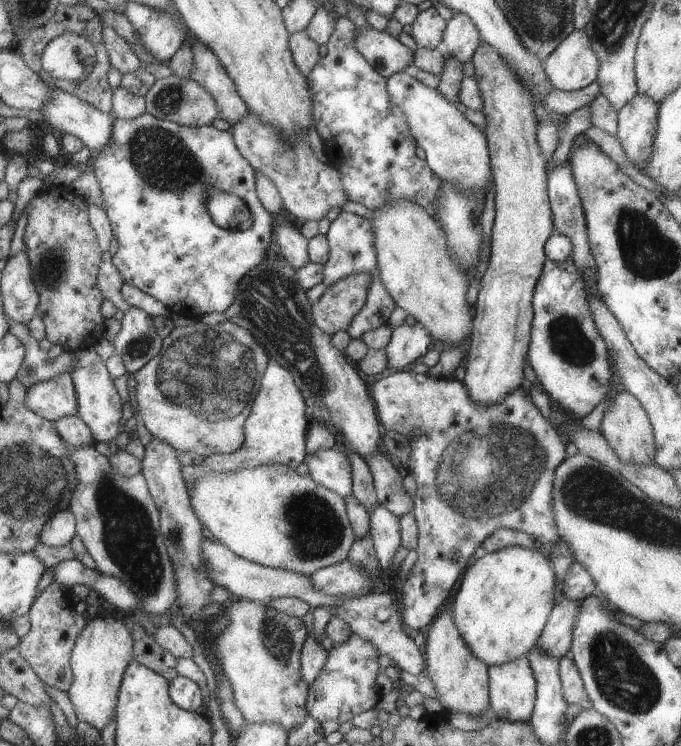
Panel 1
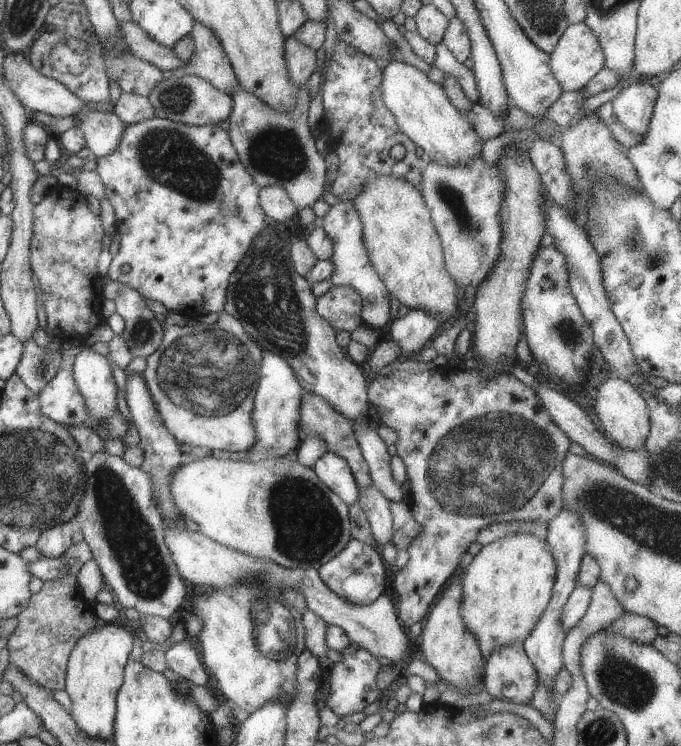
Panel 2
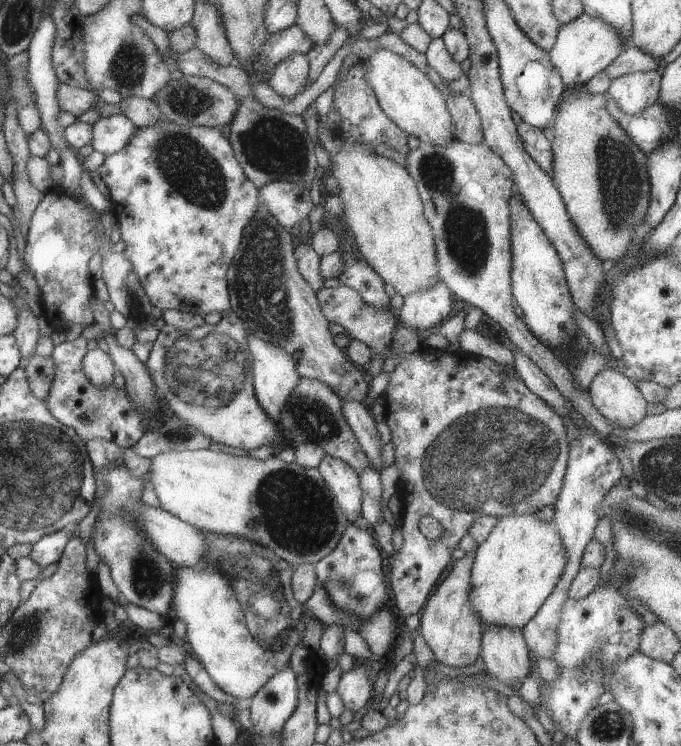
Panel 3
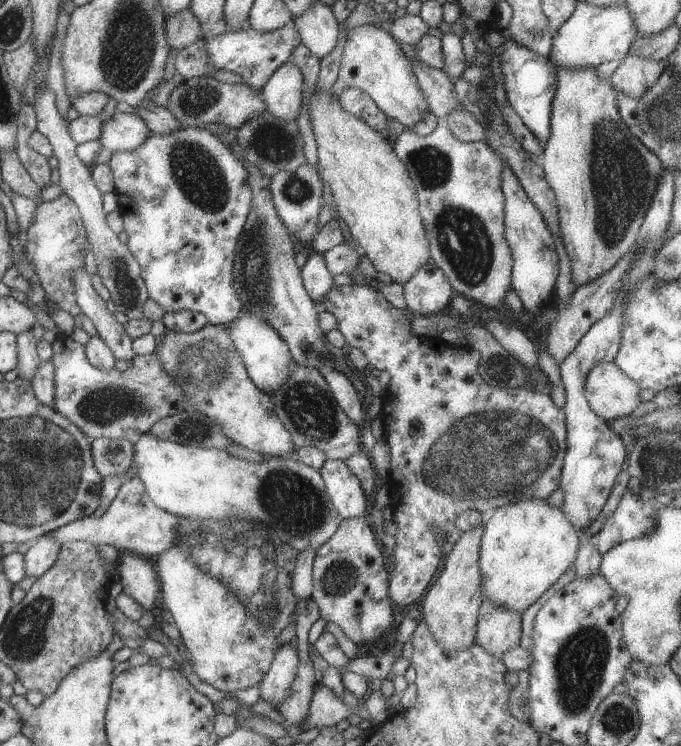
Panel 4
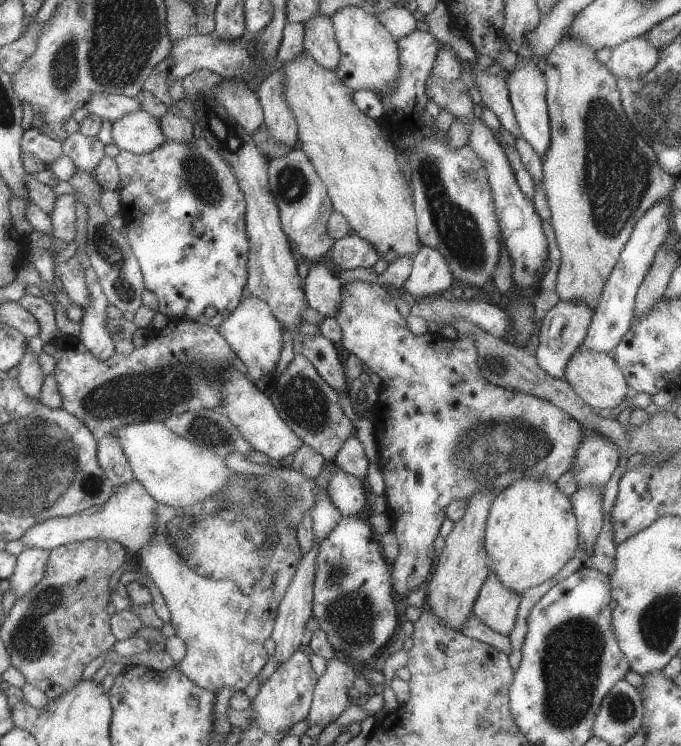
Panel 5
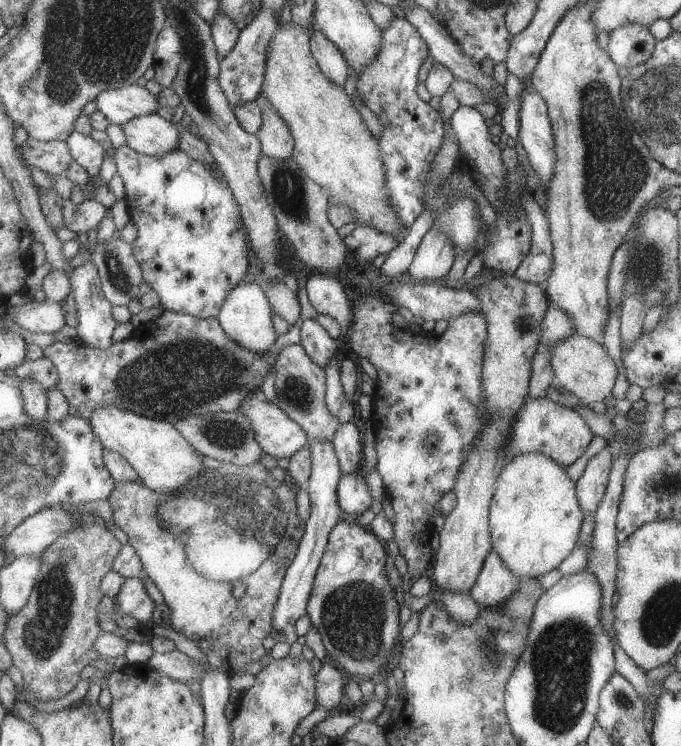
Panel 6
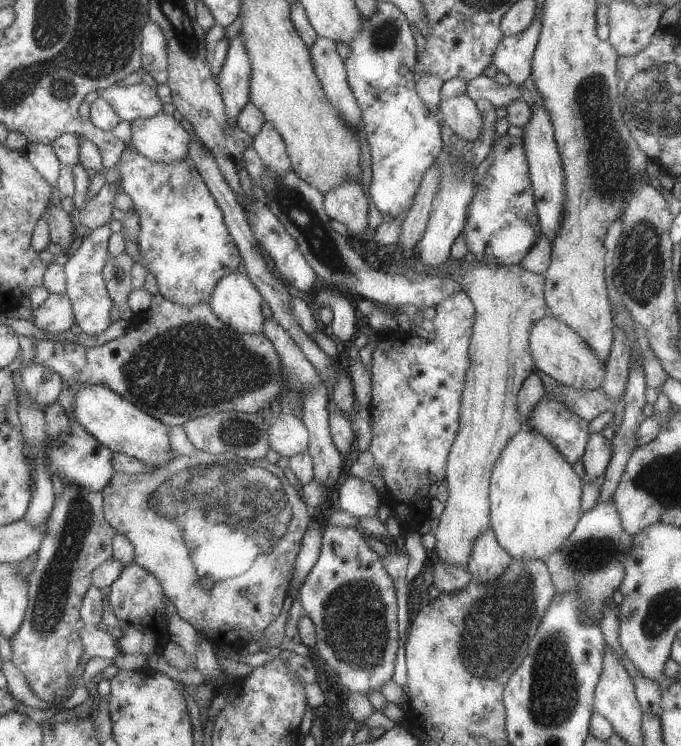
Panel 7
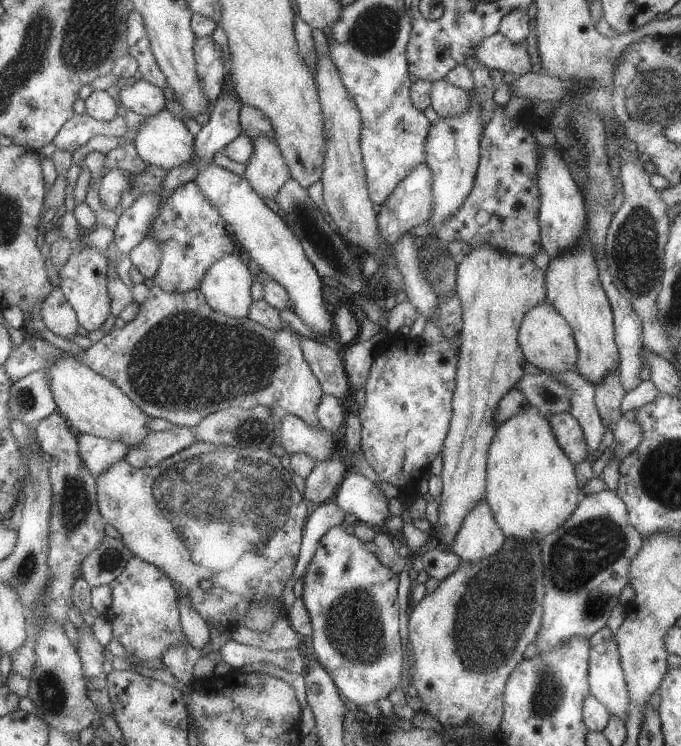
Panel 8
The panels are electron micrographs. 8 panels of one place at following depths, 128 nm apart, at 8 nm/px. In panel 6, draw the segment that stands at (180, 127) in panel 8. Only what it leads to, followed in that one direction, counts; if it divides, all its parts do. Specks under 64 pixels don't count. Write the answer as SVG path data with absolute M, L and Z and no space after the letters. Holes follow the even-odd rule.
M151 112L128 120L121 125L126 145L141 155L162 156L179 146L179 128Z

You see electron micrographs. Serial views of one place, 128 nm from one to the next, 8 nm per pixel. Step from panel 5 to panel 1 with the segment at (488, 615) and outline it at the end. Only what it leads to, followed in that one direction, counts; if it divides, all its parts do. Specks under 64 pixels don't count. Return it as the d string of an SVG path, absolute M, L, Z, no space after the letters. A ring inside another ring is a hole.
M526 656L489 668L490 706L498 719L528 723L535 709L537 680Z

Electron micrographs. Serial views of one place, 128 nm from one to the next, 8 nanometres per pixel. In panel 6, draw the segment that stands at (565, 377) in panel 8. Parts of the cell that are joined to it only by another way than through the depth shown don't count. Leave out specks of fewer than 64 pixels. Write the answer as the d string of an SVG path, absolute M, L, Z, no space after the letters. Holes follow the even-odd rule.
M608 444L599 454L593 452L593 455L584 474L576 482L578 502L583 514L591 516L595 516L599 502L605 495L613 461Z

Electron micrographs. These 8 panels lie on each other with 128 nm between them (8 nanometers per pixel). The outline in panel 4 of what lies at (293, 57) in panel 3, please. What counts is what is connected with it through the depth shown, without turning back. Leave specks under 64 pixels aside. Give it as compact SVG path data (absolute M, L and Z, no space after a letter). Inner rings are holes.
M292 60L282 64L259 91L268 114L284 122L296 120L301 112L304 82L302 72Z

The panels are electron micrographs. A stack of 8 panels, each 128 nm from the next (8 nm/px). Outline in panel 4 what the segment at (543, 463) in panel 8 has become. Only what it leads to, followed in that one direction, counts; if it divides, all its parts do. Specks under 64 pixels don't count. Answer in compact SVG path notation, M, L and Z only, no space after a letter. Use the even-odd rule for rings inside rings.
M520 499L516 504L503 506L491 512L489 521L483 526L483 535L480 543L479 550L479 567L482 576L482 592L483 598L488 599L493 605L498 608L508 609L511 611L519 612L521 615L524 610L528 610L532 604L546 592L559 578L564 576L568 568L573 567L577 557L577 552L580 546L580 536L575 526L567 519L568 517L562 512L560 507L553 507L547 503L547 500L542 499Z

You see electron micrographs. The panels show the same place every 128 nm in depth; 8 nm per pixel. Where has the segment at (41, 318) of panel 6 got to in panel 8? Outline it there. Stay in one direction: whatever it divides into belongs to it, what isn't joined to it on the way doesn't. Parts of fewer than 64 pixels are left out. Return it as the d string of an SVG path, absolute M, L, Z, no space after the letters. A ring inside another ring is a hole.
M53 288L41 306L41 314L46 328L57 337L68 339L78 334L80 326L76 312L66 300L61 288Z

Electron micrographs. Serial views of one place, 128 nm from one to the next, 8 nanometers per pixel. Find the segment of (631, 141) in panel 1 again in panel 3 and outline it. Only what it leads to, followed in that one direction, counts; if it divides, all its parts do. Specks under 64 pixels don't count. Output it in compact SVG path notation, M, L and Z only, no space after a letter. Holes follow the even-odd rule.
M661 69L621 76L611 82L608 97L627 115L640 114L659 99Z

